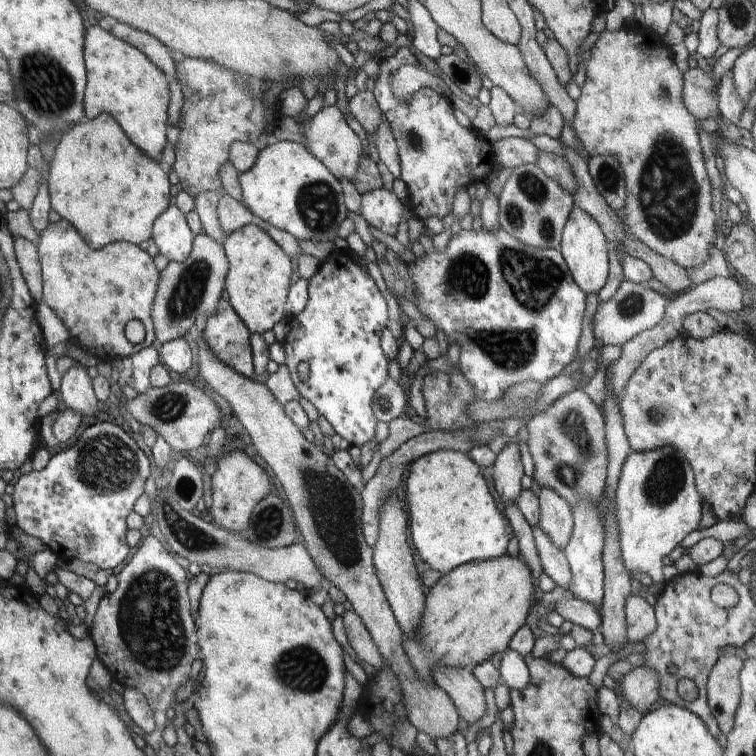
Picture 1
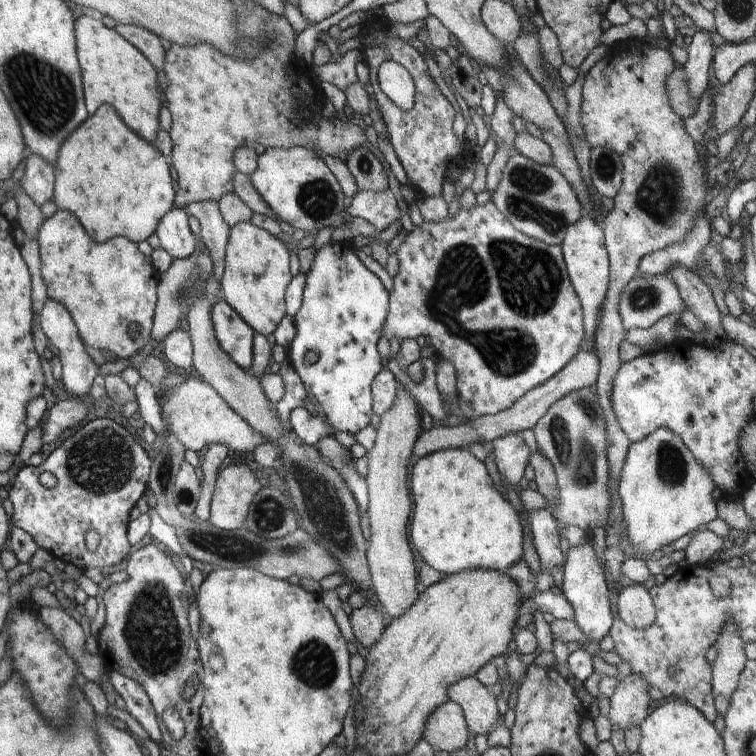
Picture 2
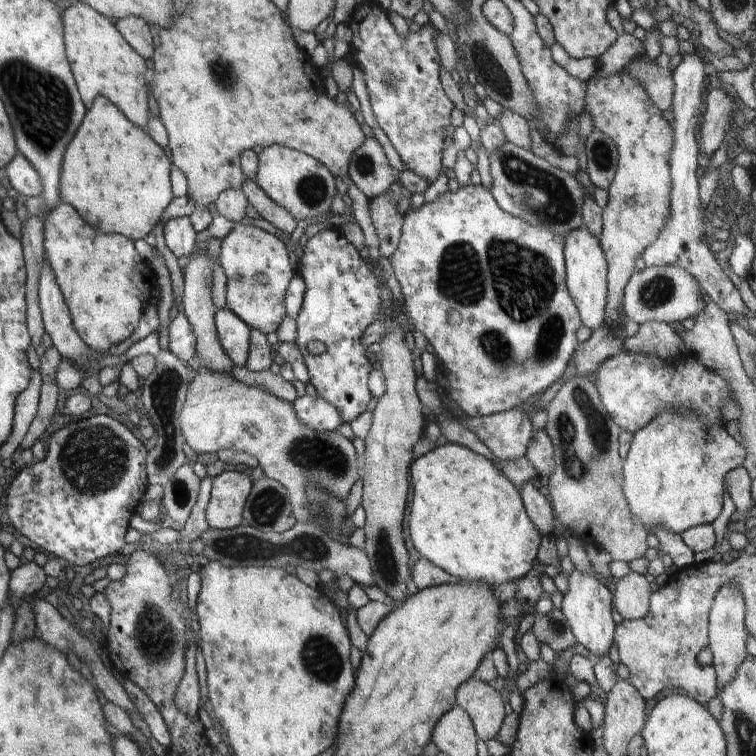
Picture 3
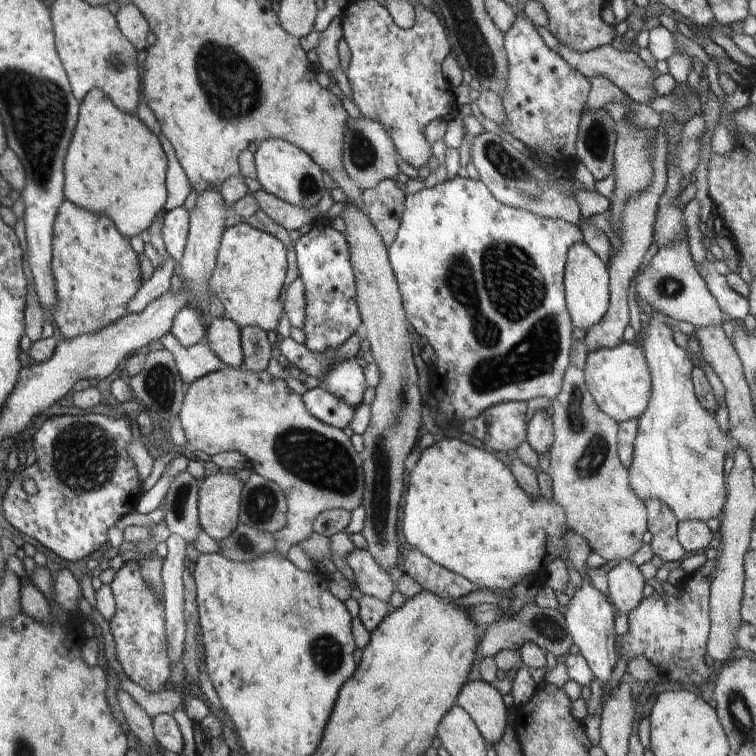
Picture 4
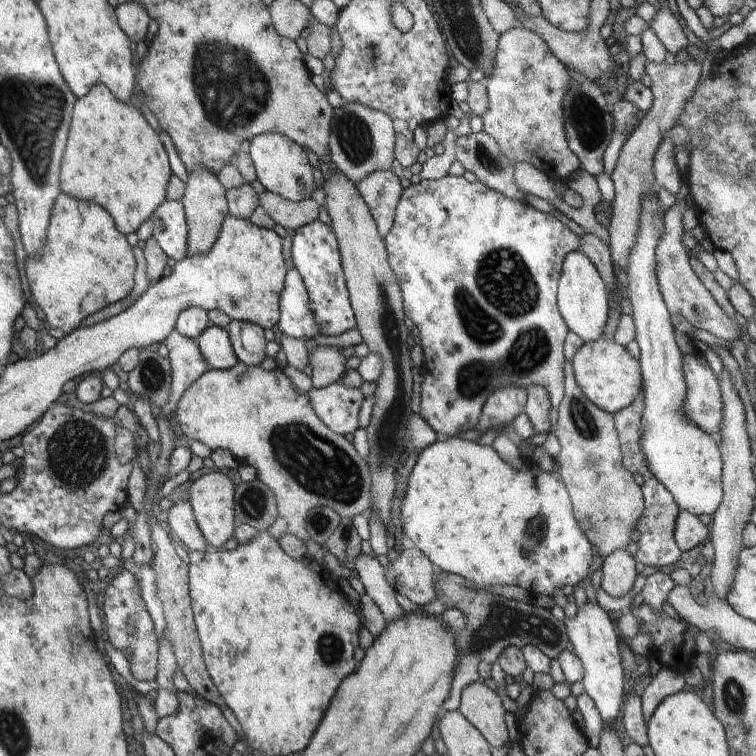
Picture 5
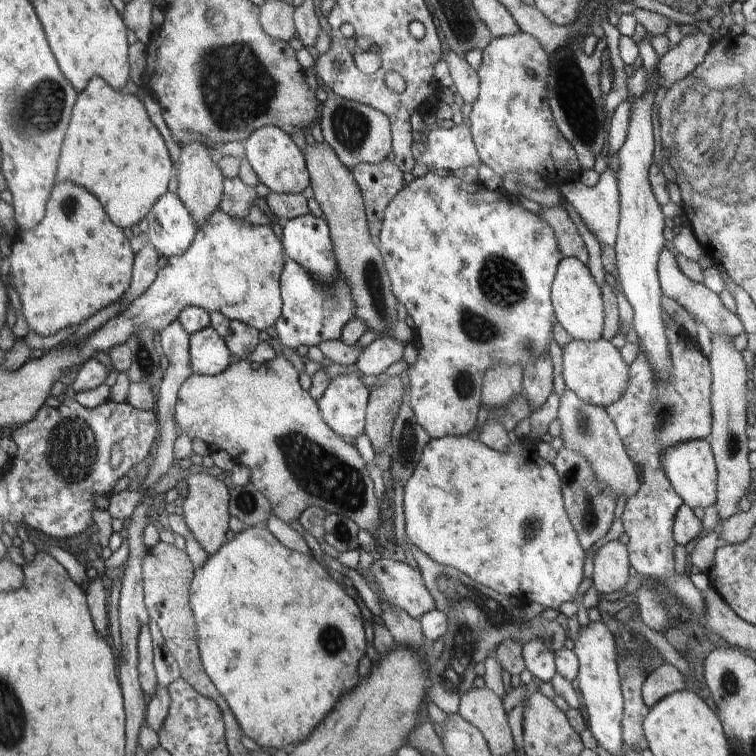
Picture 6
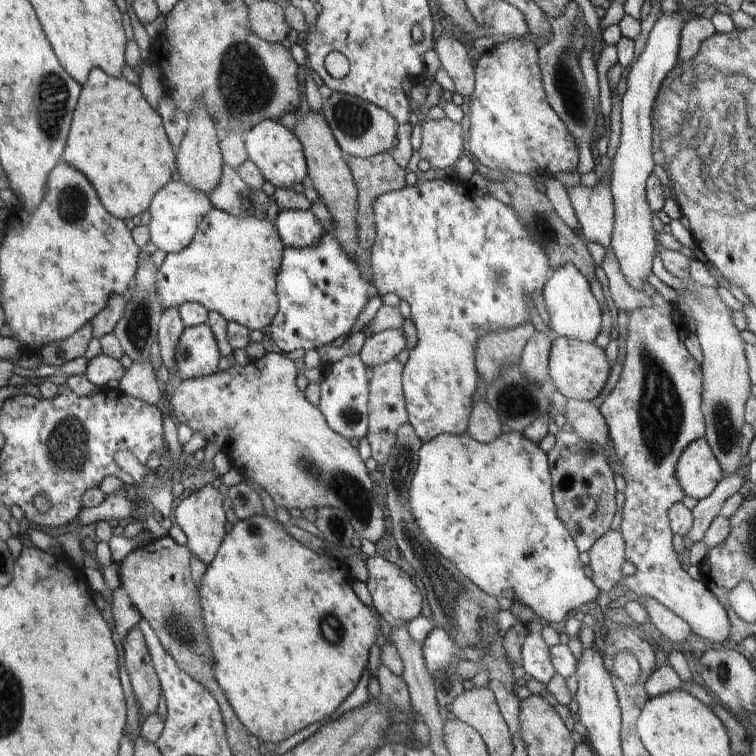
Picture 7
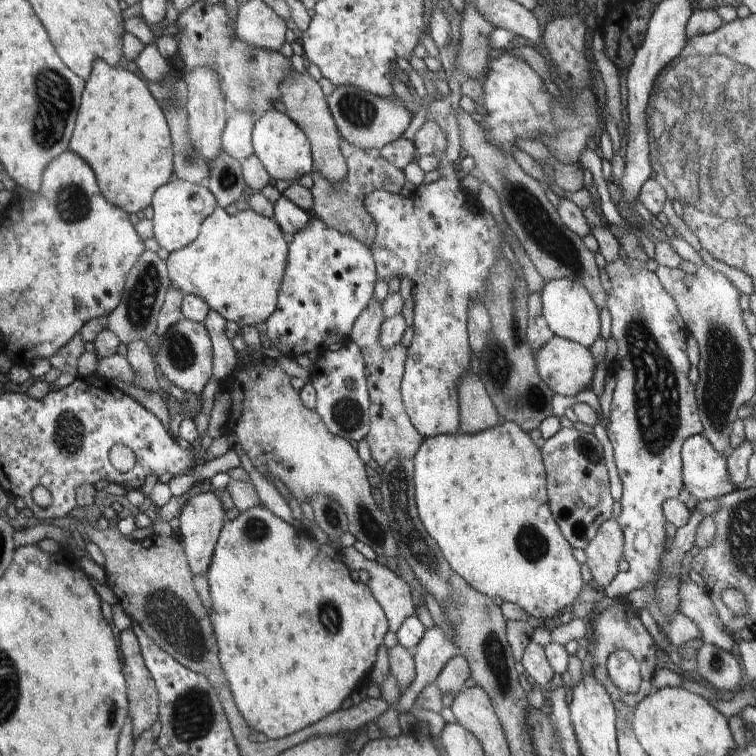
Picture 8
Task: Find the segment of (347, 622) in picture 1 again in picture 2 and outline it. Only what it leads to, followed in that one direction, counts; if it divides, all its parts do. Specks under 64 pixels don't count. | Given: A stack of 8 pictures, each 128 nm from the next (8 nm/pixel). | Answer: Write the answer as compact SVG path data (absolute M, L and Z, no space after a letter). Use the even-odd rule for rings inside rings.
M367 603L362 608L353 610L349 618L358 644L368 649L382 638L384 628L392 620L382 607L374 608Z

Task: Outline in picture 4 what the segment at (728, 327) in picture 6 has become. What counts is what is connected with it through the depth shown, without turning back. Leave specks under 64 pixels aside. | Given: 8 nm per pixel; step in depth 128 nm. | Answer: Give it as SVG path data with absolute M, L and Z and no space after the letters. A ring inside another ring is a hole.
M682 234L680 240L674 240L666 246L659 247L652 261L645 266L641 274L634 278L636 297L642 298L648 306L660 310L662 314L677 321L686 321L694 328L708 328L708 326L722 328L725 316L692 261L689 248L690 239L690 234Z

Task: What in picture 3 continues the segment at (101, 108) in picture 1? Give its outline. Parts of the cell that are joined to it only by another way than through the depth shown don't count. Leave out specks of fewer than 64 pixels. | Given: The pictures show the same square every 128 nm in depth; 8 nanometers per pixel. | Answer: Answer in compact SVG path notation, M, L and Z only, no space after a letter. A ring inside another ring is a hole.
M74 2L70 7L61 10L60 16L66 58L70 62L78 93L82 96L86 108L94 102L96 96L104 96L129 122L146 130L150 117L150 90L147 89L145 80L145 59L128 45L110 19L96 12L88 4Z

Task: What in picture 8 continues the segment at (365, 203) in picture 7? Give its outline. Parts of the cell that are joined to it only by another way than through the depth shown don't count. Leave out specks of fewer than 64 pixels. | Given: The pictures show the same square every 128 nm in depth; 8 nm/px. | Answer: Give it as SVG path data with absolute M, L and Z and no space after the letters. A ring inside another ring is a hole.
M341 138L340 148L347 164L347 175L341 185L331 185L329 180L312 171L314 186L311 188L313 196L312 216L322 220L324 224L335 228L338 232L349 234L357 238L369 249L375 241L377 231L376 223L370 213L364 208L364 199L372 191L386 191L390 194L398 194L404 186L405 174L393 164L390 164L378 149L362 150L351 145Z

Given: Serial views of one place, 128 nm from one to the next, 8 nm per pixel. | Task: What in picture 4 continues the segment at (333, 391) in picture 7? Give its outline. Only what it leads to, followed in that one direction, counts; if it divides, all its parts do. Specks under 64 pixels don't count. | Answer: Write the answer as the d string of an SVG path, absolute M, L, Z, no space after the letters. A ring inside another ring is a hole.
M319 386L313 390L307 390L302 396L302 402L304 402L306 410L314 418L318 418L318 420L329 426L347 431L348 439L351 441L353 448L356 452L362 453L362 450L364 450L363 436L356 435L351 430L348 430L355 409L348 406L346 400L334 396L332 392L328 392L328 390Z

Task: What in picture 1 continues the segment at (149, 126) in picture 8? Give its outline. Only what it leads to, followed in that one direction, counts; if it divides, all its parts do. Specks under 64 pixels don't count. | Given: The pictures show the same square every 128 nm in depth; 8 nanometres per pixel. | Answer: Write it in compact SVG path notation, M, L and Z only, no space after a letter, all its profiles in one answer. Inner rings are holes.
M102 112L98 114L93 120L89 120L86 124L76 123L68 129L68 132L63 132L58 140L57 147L55 148L54 156L50 161L50 176L48 176L48 193L50 196L51 208L54 209L59 215L60 219L68 220L80 237L90 246L90 248L100 249L104 248L112 242L128 242L134 245L139 245L141 242L149 241L152 237L154 222L170 207L170 190L172 188L169 182L169 170L165 164L157 163L140 152L126 136L126 132L120 128L118 122L114 118Z

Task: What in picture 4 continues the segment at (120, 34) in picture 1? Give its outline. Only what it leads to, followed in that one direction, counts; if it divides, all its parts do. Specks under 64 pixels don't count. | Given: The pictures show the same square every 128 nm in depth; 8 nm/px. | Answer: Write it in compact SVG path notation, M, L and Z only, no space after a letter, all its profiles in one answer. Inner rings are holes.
M131 3L120 6L115 16L118 29L122 35L134 46L136 51L146 51L149 47L147 38L149 31L148 22L140 10Z

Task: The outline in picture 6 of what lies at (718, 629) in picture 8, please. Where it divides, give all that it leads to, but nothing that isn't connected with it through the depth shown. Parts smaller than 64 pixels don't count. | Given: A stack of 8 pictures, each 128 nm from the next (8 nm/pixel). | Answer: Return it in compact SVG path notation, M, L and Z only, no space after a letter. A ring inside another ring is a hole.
M671 318L669 325L665 324L665 333L667 334L669 357L671 358L671 370L667 373L667 376L662 379L653 372L646 353L638 343L637 358L629 366L627 387L623 395L605 409L616 425L619 437L622 439L622 444L628 453L629 459L633 460L640 481L638 492L626 501L621 516L624 530L630 537L627 544L630 564L638 573L649 576L651 582L656 582L658 586L662 584L662 586L668 588L678 601L694 615L693 620L689 622L690 624L694 622L703 624L703 616L705 615L704 593L694 586L687 575L678 576L674 571L674 548L676 548L677 542L674 540L672 525L677 510L683 505L683 500L678 496L664 472L661 454L662 451L665 451L665 448L674 447L675 444L688 442L689 440L705 439L712 432L712 375L708 358L702 355L696 341L689 336L684 327L677 325Z

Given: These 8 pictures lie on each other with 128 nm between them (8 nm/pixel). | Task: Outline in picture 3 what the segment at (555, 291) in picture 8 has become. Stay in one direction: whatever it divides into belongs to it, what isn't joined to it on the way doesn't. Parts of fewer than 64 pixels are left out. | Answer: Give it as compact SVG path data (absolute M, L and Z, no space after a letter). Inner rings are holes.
M581 227L564 235L565 280L582 325L591 331L602 326L608 302L607 262L596 236Z

